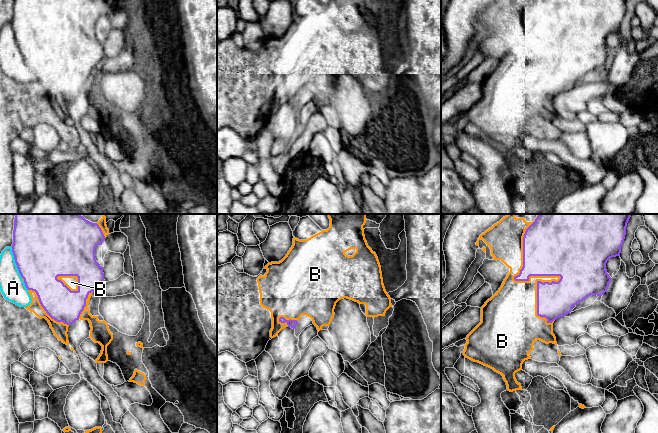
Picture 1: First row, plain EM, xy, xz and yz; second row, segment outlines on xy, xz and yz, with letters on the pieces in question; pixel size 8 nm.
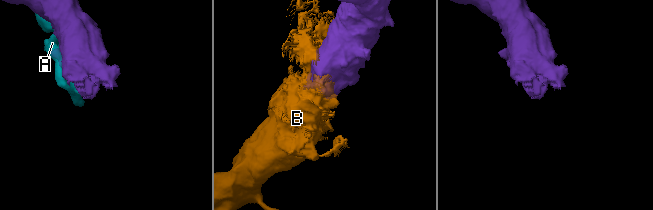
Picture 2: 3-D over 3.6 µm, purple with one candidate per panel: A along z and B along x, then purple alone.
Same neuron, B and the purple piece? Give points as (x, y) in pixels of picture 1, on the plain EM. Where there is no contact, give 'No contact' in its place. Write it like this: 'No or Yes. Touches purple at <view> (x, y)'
Yes. Touches purple at yz (545, 51)

